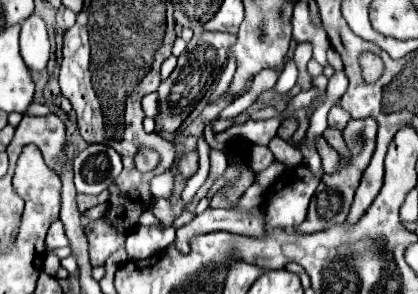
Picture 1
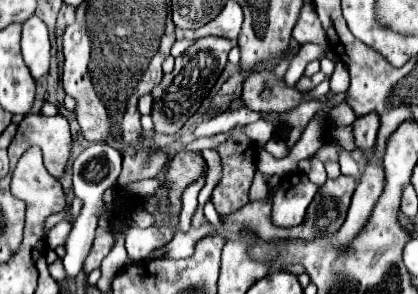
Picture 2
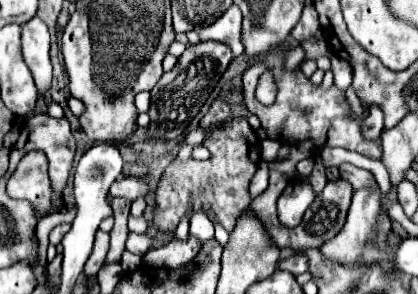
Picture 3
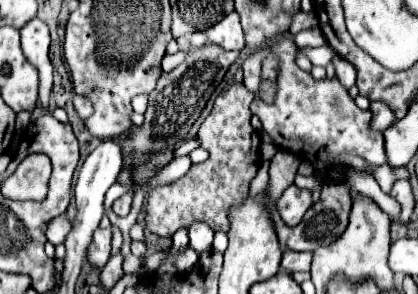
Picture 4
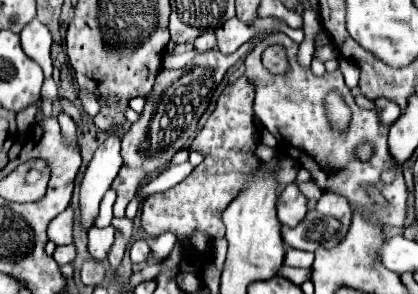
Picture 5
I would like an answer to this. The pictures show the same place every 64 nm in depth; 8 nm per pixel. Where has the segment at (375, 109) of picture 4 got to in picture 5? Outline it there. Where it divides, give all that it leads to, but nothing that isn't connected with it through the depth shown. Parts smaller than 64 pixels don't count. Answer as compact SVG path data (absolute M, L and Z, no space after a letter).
M378 98L374 104L380 108L378 114L380 114L380 122L384 122L384 124L392 124L400 116L398 104L392 104L392 100L388 100L388 98Z

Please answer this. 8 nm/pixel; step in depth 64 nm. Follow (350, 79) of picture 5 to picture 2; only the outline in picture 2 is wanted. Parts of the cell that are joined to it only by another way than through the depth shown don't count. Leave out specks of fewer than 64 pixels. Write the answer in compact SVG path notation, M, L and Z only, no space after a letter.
M340 60L334 62L334 74L330 76L330 92L340 94L348 90L348 68L344 64L340 64Z

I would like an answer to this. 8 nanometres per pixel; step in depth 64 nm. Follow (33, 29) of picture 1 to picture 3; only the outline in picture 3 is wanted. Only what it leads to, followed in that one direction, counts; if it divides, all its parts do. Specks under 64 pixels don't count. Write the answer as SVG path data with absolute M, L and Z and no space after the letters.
M34 16L30 22L22 26L22 54L28 68L34 74L40 96L44 96L50 90L52 82L52 64L48 50L50 50L48 26L38 16Z

